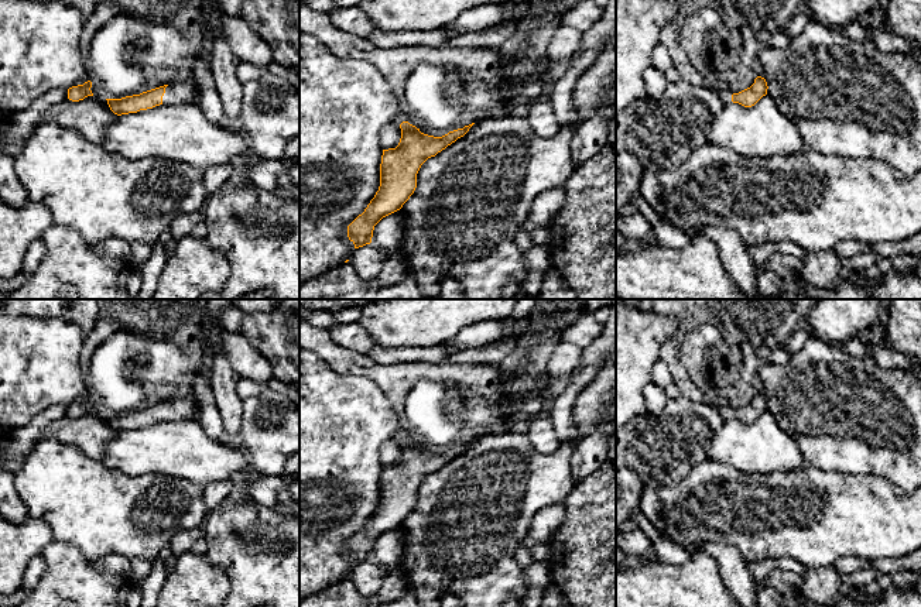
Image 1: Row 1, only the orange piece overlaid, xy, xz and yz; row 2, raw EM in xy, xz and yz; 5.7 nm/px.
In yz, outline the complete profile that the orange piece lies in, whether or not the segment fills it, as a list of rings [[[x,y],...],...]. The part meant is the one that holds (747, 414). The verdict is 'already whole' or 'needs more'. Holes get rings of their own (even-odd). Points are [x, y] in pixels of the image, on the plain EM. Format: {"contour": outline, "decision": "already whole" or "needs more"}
{"contour": [[[757,392],[754,395],[754,399],[739,408],[739,409],[733,409],[729,404],[723,404],[718,407],[719,414],[722,415],[723,421],[727,419],[739,419],[744,423],[751,423],[754,422],[763,412],[767,411],[767,398],[764,394]]], "decision": "needs more"}

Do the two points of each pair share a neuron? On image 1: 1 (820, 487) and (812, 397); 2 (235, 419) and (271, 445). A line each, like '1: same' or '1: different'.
1: different
2: different

